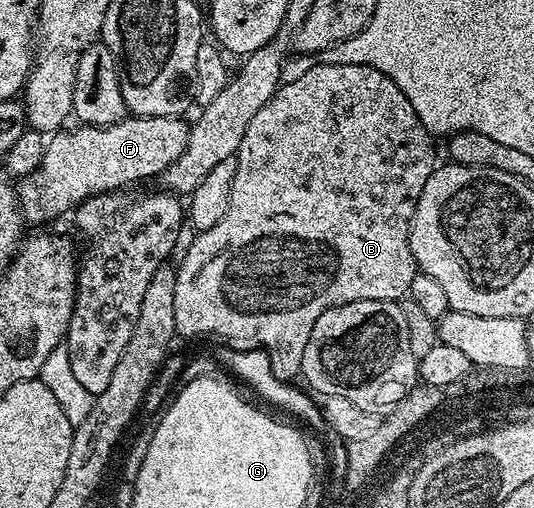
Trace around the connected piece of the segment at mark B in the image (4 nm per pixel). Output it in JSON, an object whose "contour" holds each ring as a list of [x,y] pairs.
{"contour":[[[316,63],[312,71],[304,71],[296,83],[279,84],[278,90],[268,99],[252,123],[248,123],[248,131],[244,131],[244,139],[240,139],[240,147],[236,154],[236,179],[232,179],[232,199],[228,199],[228,211],[224,211],[224,219],[216,223],[208,231],[198,233],[195,241],[186,249],[182,257],[182,266],[177,266],[175,275],[175,327],[177,336],[206,337],[215,333],[219,342],[236,349],[261,349],[271,359],[272,371],[276,378],[284,382],[293,382],[302,371],[304,363],[304,347],[308,347],[308,335],[312,335],[312,327],[316,327],[316,319],[324,315],[333,305],[356,303],[357,301],[397,301],[401,302],[412,287],[412,279],[416,272],[412,247],[410,246],[410,225],[414,221],[416,203],[420,199],[420,191],[424,191],[424,183],[434,173],[434,145],[430,130],[424,128],[412,103],[380,71],[367,65],[323,65]]]}

